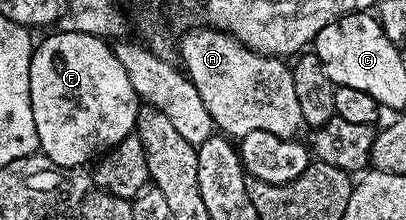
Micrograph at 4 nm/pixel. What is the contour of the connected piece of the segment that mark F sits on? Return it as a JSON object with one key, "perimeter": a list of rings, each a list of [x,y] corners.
{"perimeter":[[[55,30],[40,44],[38,41],[31,53],[29,98],[33,106],[33,122],[37,126],[39,152],[56,168],[78,168],[86,165],[86,160],[94,161],[100,154],[114,148],[135,132],[135,120],[141,107],[133,82],[129,82],[129,74],[125,74],[125,66],[117,62],[114,47],[104,37],[62,30]]]}

